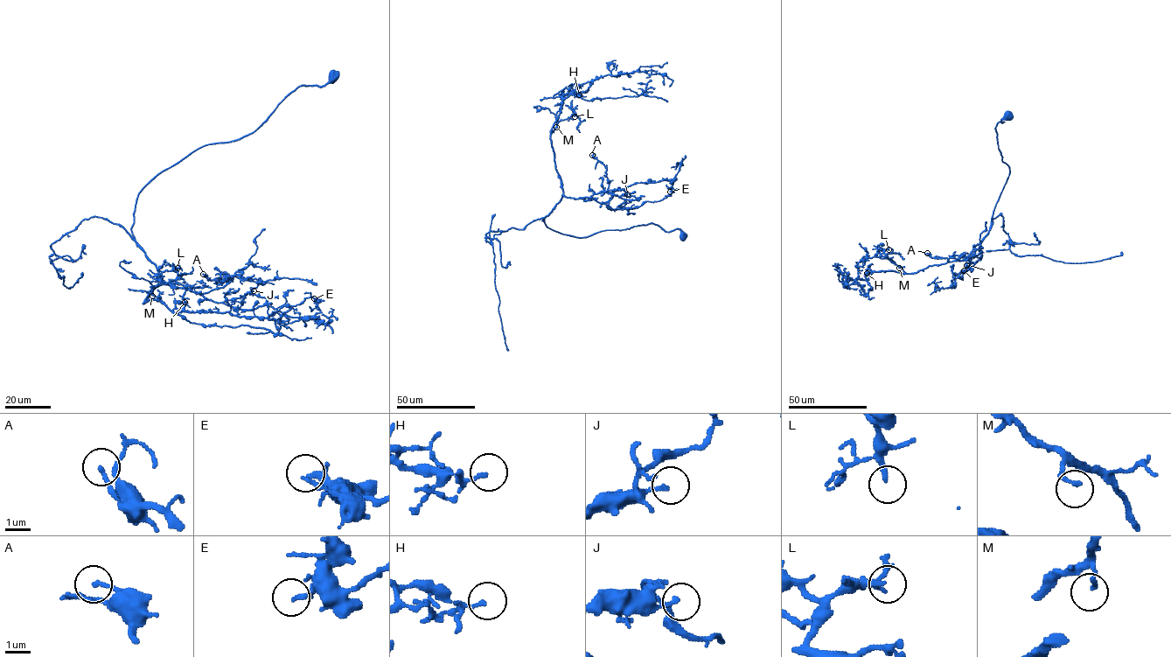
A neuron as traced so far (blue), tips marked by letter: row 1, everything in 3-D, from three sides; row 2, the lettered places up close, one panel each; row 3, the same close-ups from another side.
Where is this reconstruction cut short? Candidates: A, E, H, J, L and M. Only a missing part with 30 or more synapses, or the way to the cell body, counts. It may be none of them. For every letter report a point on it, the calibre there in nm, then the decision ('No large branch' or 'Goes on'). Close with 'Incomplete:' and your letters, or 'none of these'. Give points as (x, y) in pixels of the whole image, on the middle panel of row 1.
A: Place: (592, 155). Thickness 160 nm. No large branch
E: Place: (670, 192). Thickness 240 nm. No large branch
H: Place: (579, 94). Thickness 90 nm. No large branch
J: Place: (627, 194). Thickness 150 nm. No large branch
L: Place: (575, 116). Thickness 140 nm. Goes on
M: Place: (556, 127). Thickness 170 nm. No large branch
Incomplete: L

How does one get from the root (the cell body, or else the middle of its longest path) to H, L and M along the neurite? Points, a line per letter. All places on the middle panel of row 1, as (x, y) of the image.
H: (683, 235), (649, 223), (577, 237), (542, 220), (562, 194), (550, 129), (562, 101), (579, 94)
L: (683, 235), (649, 223), (577, 237), (546, 225), (542, 220), (562, 194), (550, 134), (560, 121), (575, 116)
M: (683, 235), (652, 223), (582, 237), (548, 228), (542, 220), (562, 194), (550, 138), (556, 127)

